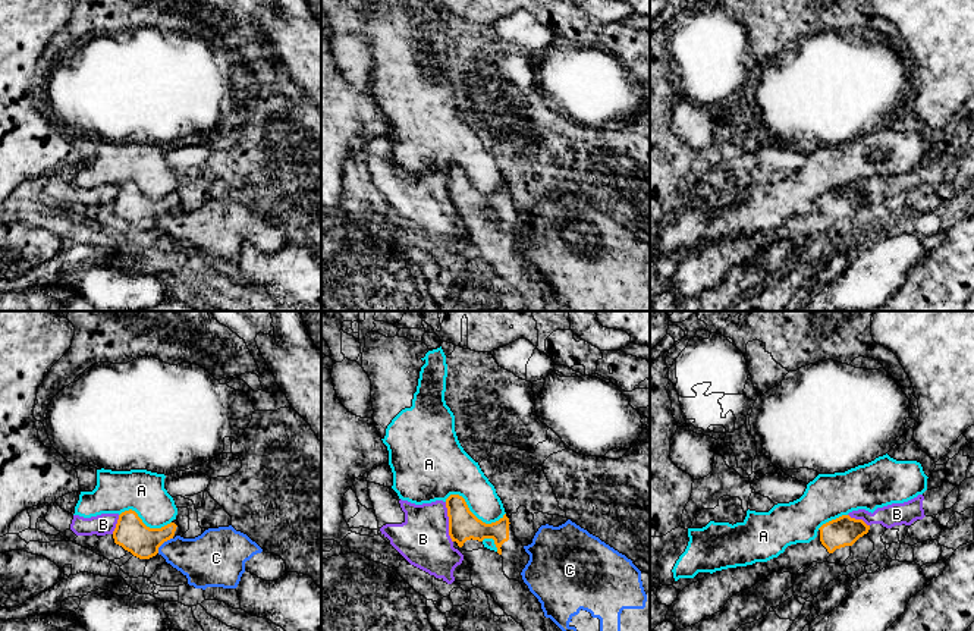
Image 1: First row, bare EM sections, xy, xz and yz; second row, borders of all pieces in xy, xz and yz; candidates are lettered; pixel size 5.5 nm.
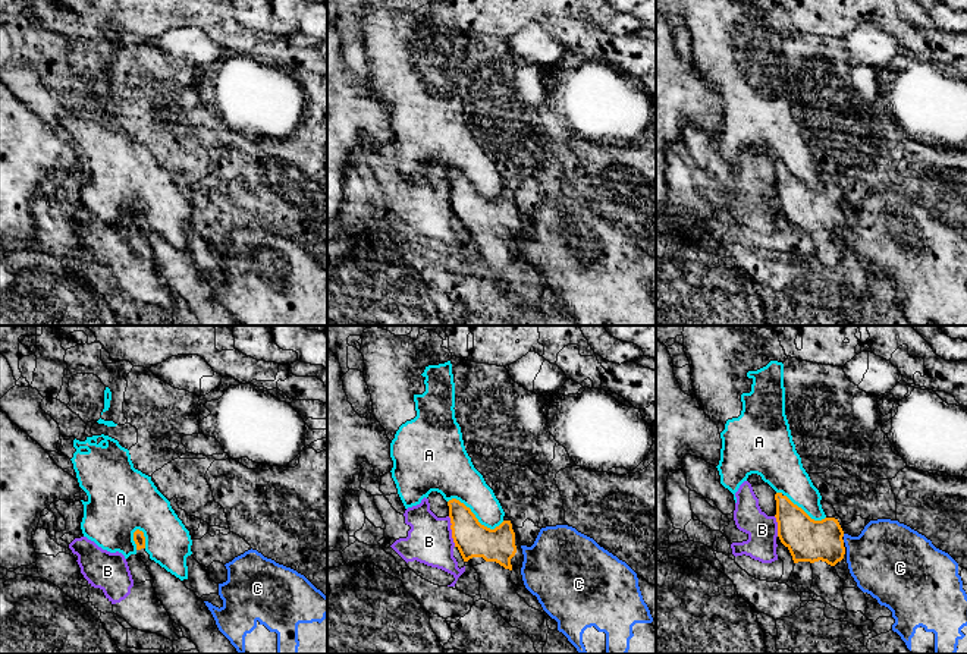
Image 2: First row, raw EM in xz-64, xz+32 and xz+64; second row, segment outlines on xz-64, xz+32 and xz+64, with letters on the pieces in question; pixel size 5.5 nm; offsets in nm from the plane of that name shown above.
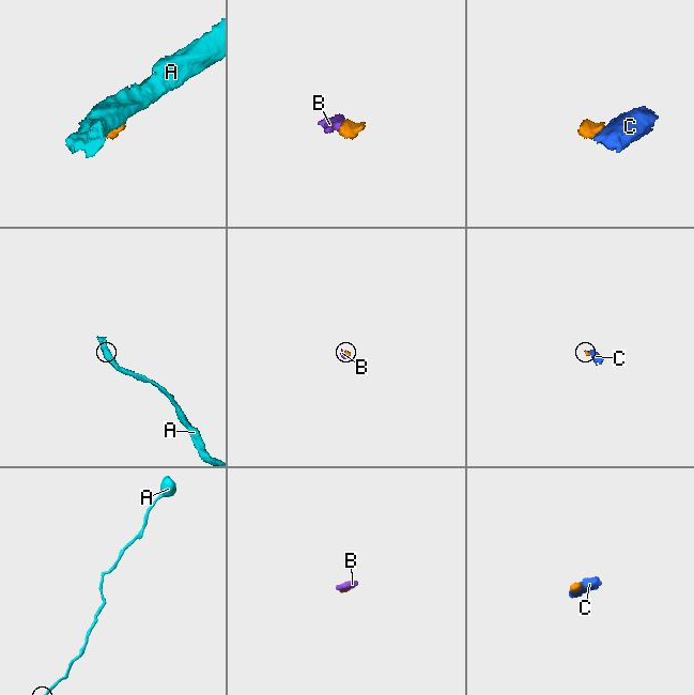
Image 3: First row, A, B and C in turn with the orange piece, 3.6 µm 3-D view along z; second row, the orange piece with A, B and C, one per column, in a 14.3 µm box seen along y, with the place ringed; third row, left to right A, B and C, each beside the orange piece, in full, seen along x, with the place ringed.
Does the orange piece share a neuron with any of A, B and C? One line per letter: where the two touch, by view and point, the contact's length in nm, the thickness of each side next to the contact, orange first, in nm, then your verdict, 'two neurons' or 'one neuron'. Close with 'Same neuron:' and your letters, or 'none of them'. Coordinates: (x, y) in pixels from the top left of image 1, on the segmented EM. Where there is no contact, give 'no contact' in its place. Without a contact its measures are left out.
A: contact xz (471, 512); length 340 nm; calibres 160 and 260 nm; two neurons
B: contact xz (449, 523); length 220 nm; calibres 160 and 280 nm; two neurons
C: contact xy (163, 542); length 120 nm; calibres 180 and 260 nm; two neurons
Same neuron: none of them

